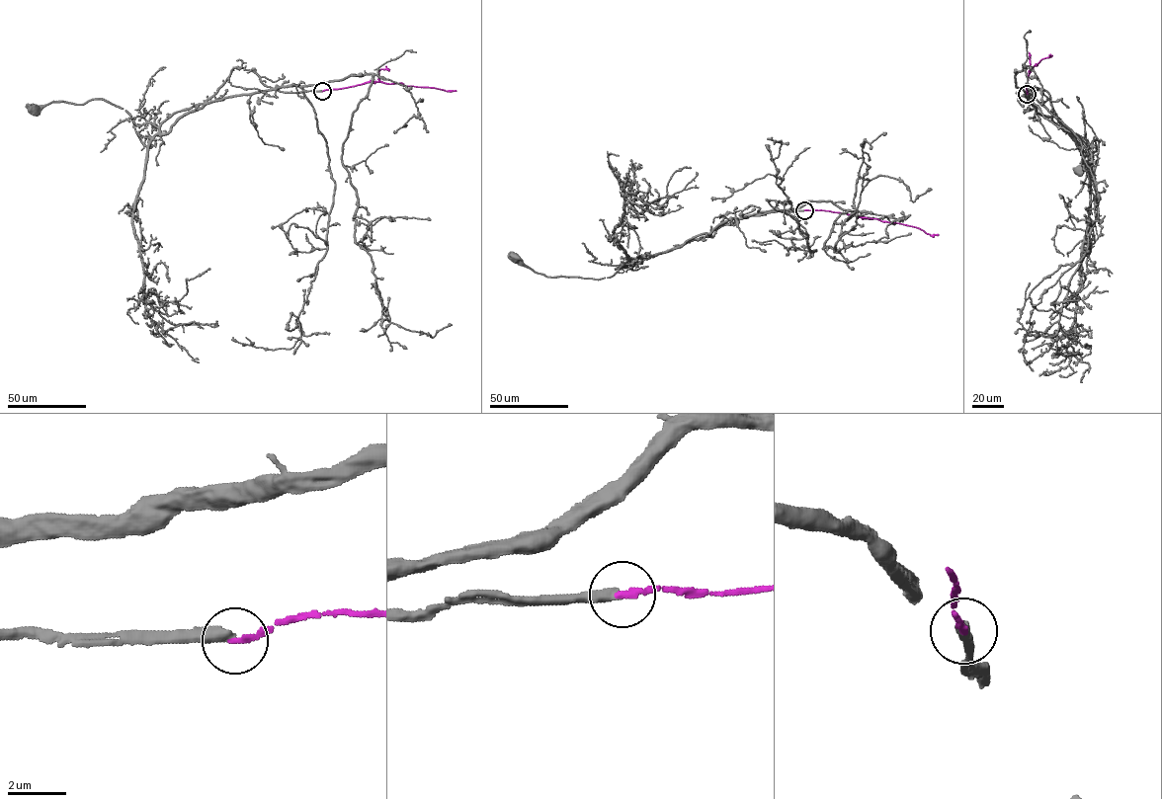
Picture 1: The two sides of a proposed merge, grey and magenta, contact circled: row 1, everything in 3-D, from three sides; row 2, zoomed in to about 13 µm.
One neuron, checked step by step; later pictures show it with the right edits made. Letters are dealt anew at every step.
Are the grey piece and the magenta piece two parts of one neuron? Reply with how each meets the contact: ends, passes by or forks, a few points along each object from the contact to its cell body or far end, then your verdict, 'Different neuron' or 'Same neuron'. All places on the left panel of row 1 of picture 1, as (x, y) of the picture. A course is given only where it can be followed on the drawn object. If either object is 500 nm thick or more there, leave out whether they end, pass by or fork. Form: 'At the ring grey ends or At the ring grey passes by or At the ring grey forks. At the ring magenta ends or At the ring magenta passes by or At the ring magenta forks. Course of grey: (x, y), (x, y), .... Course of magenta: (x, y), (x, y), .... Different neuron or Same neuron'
At the ring grey ends. At the ring magenta ends. Course of grey: (322, 91), (287, 85), (210, 101), (180, 117), (146, 145), (131, 116), (103, 100), (56, 101), (34, 108). Course of magenta: (322, 91), (379, 81), (456, 91). Different neuron

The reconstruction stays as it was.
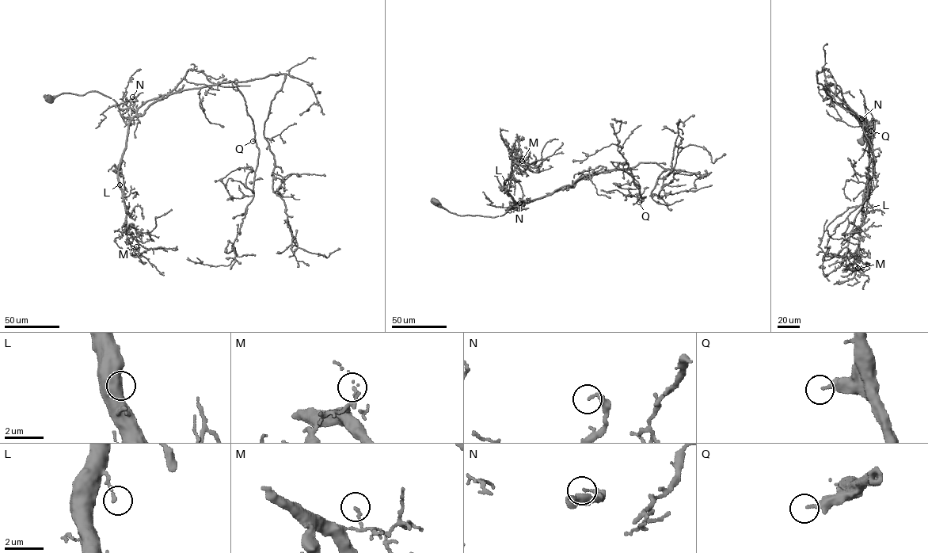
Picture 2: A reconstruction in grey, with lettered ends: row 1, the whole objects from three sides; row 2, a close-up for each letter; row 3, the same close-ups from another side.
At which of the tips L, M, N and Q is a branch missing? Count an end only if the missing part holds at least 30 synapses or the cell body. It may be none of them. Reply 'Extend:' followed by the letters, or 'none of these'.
Extend: Q

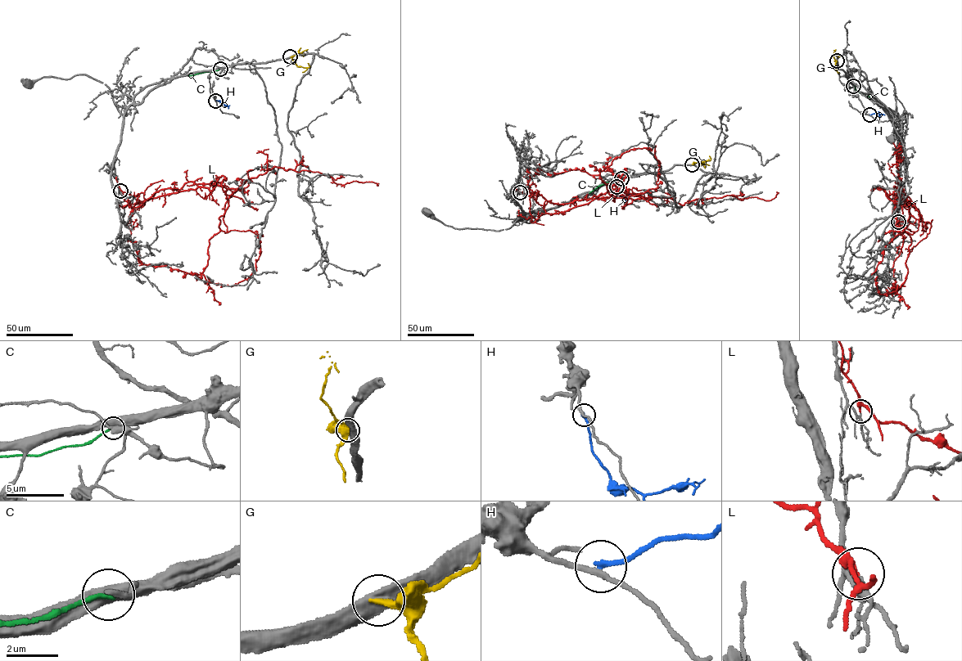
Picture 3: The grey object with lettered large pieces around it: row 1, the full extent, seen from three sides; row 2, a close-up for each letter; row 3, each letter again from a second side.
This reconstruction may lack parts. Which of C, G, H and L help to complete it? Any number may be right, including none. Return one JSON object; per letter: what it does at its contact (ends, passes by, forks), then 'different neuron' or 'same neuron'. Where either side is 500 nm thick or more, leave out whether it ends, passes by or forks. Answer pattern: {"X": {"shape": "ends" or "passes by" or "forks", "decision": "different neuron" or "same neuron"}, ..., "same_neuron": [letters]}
{"C": {"decision": "different neuron"}, "G": {"decision": "different neuron"}, "H": {"shape": "ends", "decision": "different neuron"}, "L": {"shape": "passes by", "decision": "different neuron"}, "same_neuron": []}

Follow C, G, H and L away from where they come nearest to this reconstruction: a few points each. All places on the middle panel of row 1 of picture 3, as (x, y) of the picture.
C: (622, 178), (606, 182), (589, 193)
G: (692, 164), (709, 160), (709, 155)
H: (616, 186), (620, 195), (629, 196)
L: (520, 193), (550, 213), (608, 191), (632, 200), (623, 209), (623, 195), (579, 169), (535, 177)

